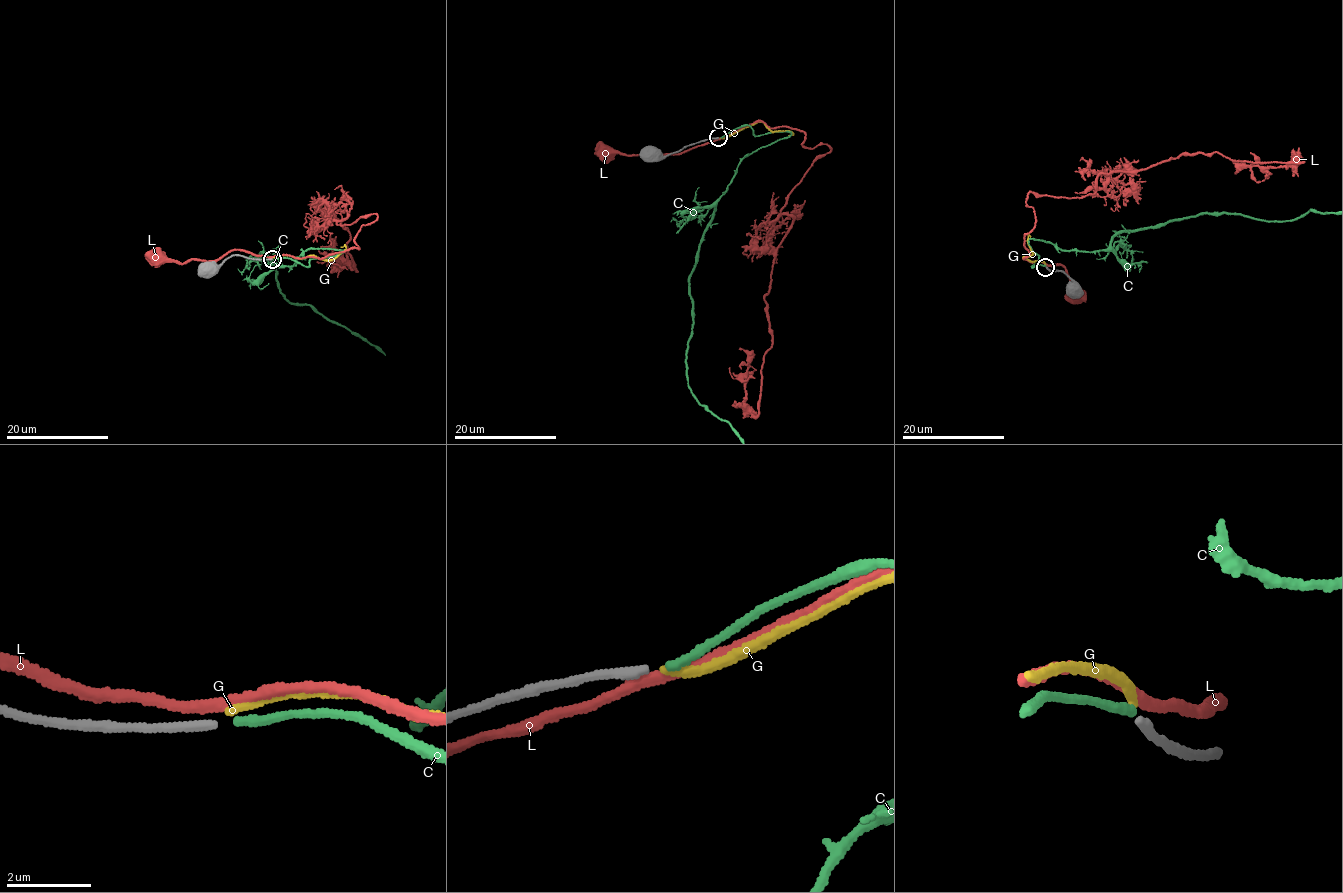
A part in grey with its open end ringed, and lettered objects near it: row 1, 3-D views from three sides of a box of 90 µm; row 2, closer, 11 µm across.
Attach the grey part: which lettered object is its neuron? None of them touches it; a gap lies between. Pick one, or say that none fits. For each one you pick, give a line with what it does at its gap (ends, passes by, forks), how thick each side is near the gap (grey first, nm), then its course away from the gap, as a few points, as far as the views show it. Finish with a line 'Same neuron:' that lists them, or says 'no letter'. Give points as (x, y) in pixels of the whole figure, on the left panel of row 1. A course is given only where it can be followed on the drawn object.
C: it ends; calibres 240 and 200 nm
Same neuron: C

